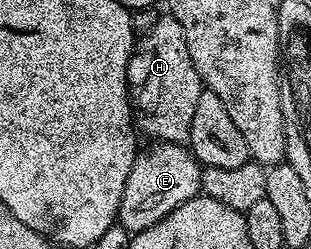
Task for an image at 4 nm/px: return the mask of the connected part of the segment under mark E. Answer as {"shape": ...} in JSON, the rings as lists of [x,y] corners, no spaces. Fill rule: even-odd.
{"shape":[[[159,141],[151,146],[149,151],[137,150],[134,165],[130,165],[130,177],[126,177],[126,189],[122,189],[118,223],[130,233],[150,229],[150,225],[162,221],[178,205],[201,194],[202,167],[187,146]]]}

